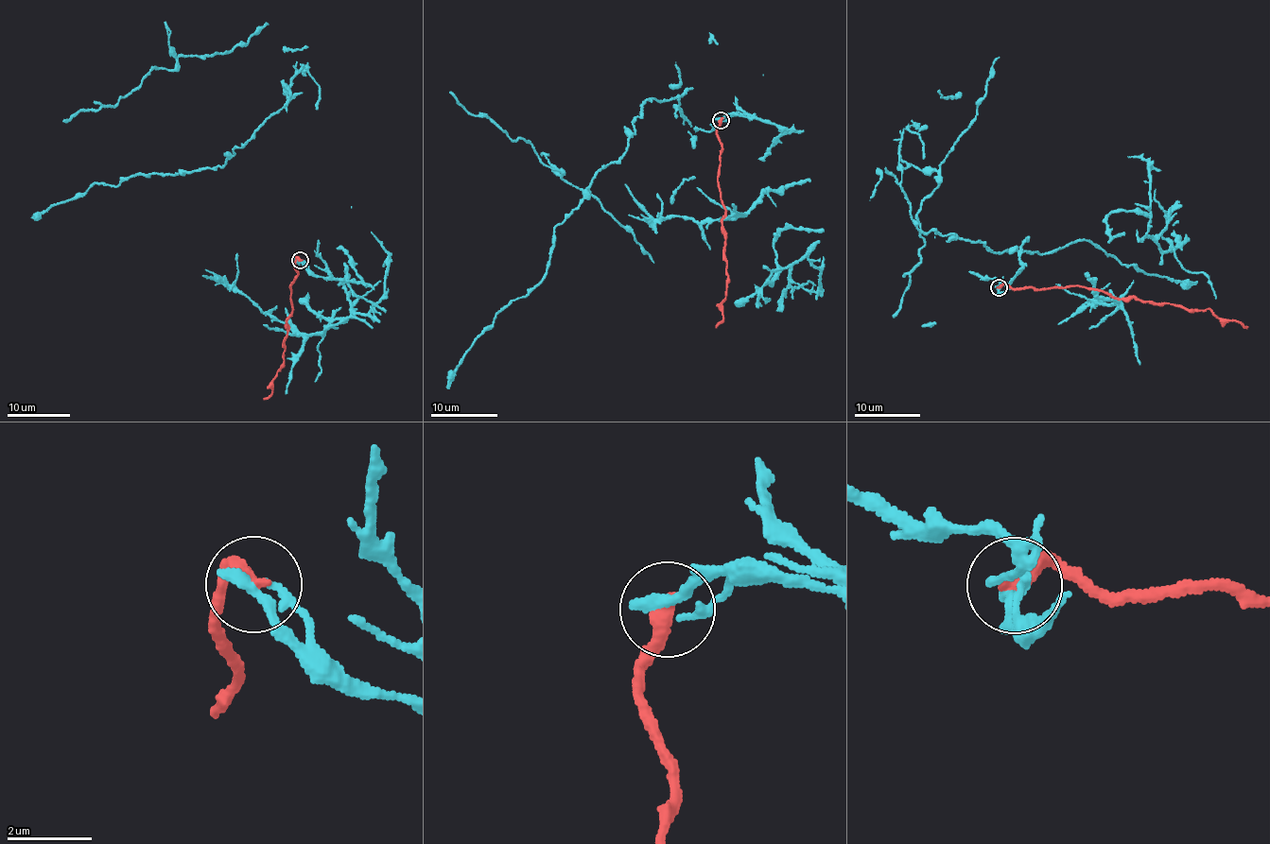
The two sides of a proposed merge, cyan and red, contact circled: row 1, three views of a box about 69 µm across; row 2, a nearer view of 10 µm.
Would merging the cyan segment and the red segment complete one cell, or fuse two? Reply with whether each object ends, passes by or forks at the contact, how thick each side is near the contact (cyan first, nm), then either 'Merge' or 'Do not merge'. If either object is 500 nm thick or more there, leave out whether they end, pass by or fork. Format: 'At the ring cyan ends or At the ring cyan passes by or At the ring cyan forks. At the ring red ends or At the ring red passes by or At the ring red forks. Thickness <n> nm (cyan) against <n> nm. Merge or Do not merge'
At the ring cyan ends. At the ring red ends. Thickness 320 nm (cyan) against 360 nm. Do not merge

